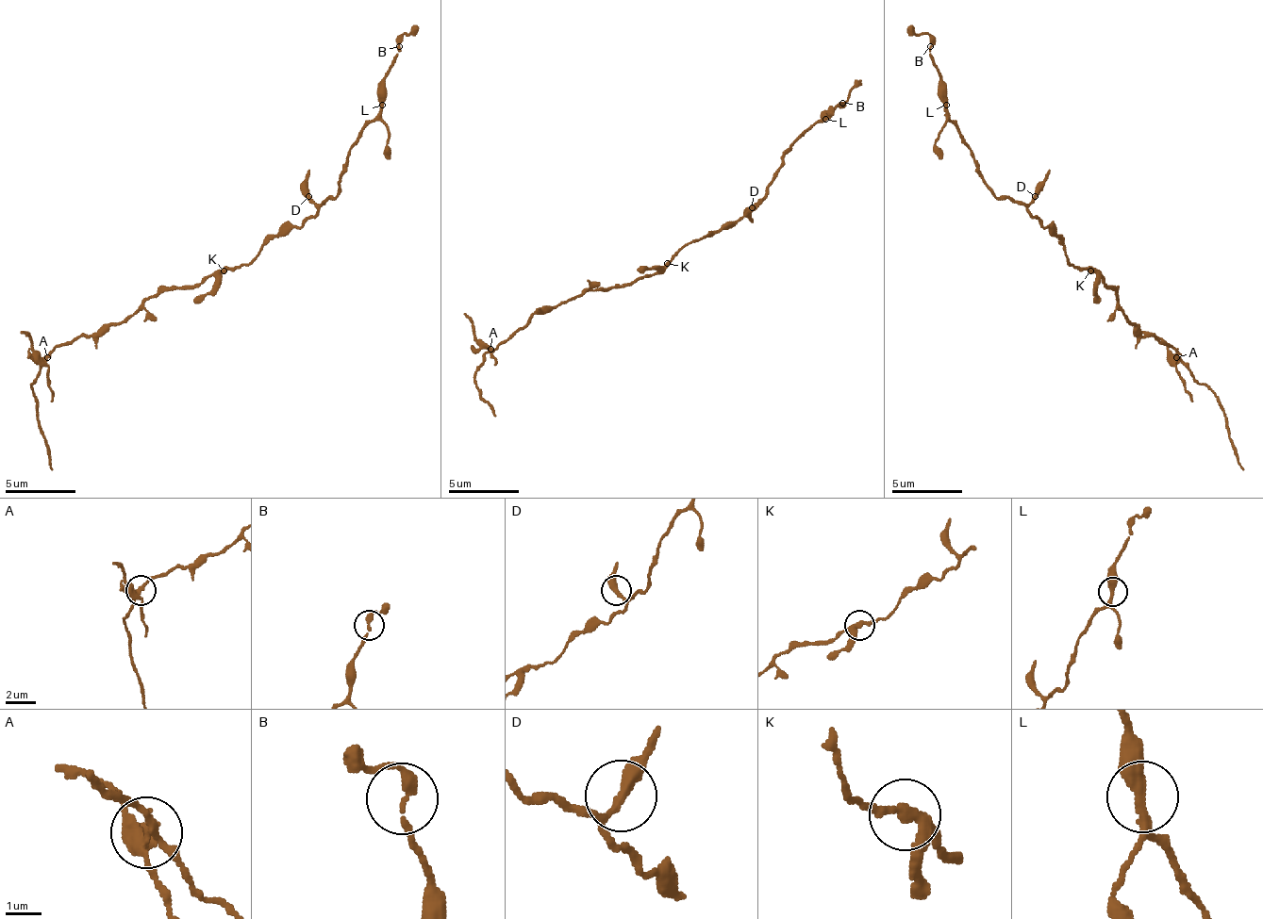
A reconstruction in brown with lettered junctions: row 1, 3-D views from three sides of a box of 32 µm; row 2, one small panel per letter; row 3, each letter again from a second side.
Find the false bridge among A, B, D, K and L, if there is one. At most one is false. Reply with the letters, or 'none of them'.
A

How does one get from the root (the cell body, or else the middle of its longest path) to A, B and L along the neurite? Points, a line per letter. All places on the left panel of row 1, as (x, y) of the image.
A: (234, 270), (217, 270), (199, 285), (157, 291), (118, 323), (101, 326), (90, 337), (73, 337), (48, 358)
B: (234, 270), (276, 235), (301, 228), (337, 193), (351, 147), (378, 112), (378, 84), (400, 45)
L: (234, 270), (241, 263), (248, 263), (276, 235), (301, 228), (337, 193), (347, 169), (351, 147), (382, 105)

